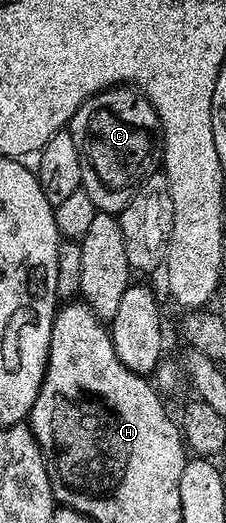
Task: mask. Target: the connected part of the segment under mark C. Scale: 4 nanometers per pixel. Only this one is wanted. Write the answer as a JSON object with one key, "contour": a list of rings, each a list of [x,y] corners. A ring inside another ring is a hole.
{"contour":[[[123,84],[114,89],[104,89],[101,93],[95,93],[86,103],[82,103],[82,107],[72,117],[70,132],[85,164],[82,188],[90,195],[97,210],[119,214],[132,202],[132,198],[140,192],[148,178],[161,168],[162,134],[158,111],[148,96],[131,85]]]}

